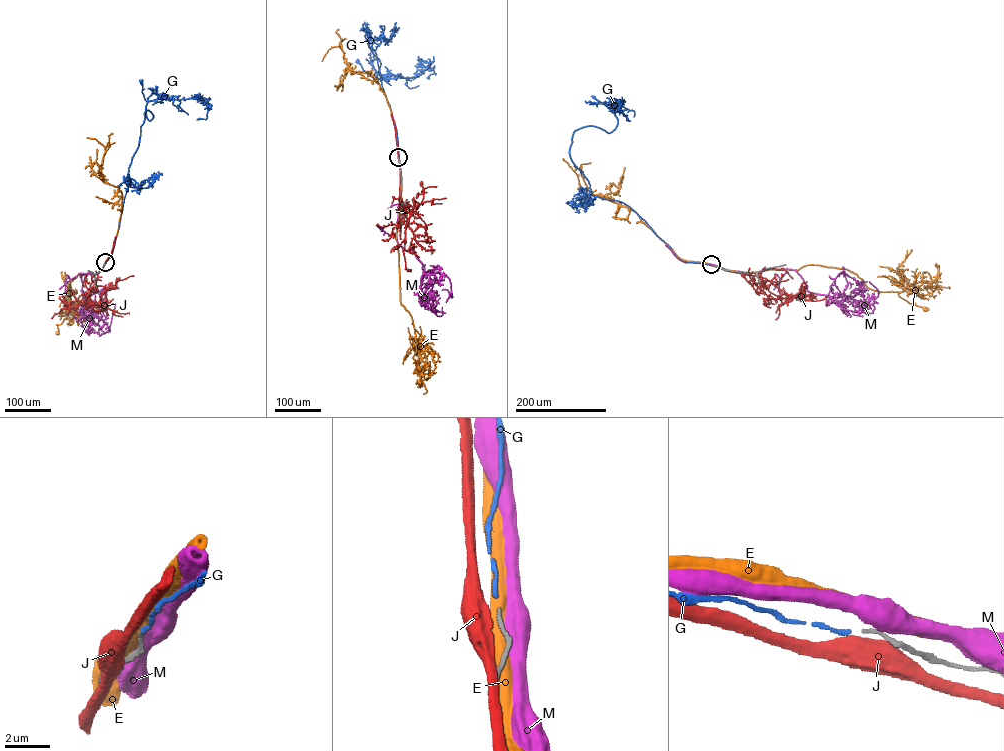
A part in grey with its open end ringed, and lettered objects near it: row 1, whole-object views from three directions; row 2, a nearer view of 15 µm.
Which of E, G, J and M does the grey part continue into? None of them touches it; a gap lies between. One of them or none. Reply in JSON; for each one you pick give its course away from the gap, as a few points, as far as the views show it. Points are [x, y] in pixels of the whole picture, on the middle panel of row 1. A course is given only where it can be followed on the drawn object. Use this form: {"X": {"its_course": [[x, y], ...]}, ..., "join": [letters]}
{"G": {"its_course": [[398, 157], [396, 127], [366, 29], [366, 42], [380, 62], [375, 79], [357, 61]]}, "join": ["G"]}

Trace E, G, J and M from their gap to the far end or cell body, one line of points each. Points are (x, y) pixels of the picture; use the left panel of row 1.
E: (106, 261), (98, 272), (80, 277), (79, 273), (69, 282), (69, 308), (62, 323), (56, 324), (57, 333)
G: (105, 261), (112, 252), (145, 111), (153, 117), (146, 117), (141, 81)
J: (105, 262), (92, 281), (113, 289), (117, 280)
M: (106, 261), (96, 273), (81, 276), (82, 291), (91, 311), (103, 320), (108, 332), (114, 307), (112, 304)

